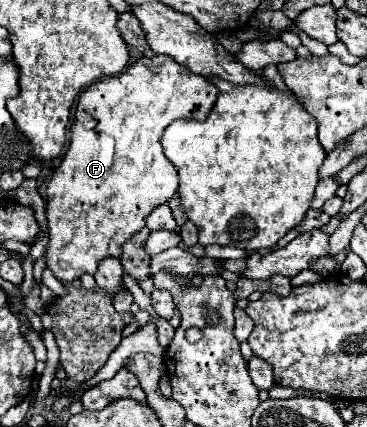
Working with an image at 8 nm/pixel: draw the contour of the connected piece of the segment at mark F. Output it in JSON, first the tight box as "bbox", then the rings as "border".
{"bbox":[45,56,217,286],"border":[[[141,56],[125,72],[91,84],[77,102],[71,125],[71,144],[61,166],[47,186],[47,222],[49,244],[45,264],[55,278],[67,286],[83,274],[95,274],[103,258],[121,258],[123,244],[145,226],[145,218],[157,206],[169,202],[179,188],[175,166],[165,158],[161,136],[177,118],[205,120],[217,100],[217,86],[191,70],[175,64],[171,56]]]}

